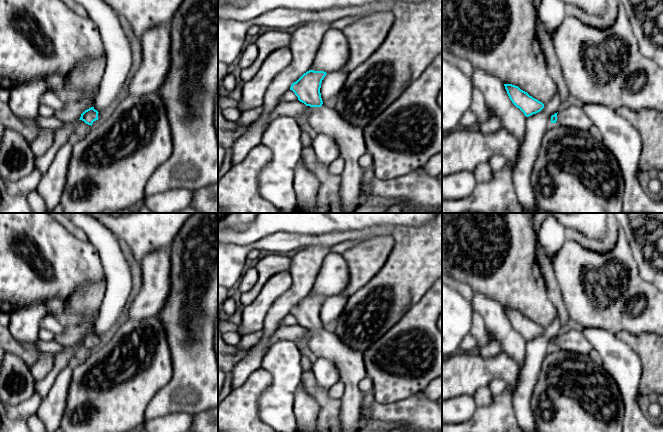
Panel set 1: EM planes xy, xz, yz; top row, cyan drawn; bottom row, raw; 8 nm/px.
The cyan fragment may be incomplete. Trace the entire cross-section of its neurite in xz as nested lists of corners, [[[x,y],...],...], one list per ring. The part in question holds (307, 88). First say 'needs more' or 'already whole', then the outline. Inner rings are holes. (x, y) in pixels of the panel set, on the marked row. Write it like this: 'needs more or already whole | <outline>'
needs more | [[[309,70],[292,83],[290,90],[308,107],[304,120],[306,127],[314,134],[329,135],[337,143],[340,157],[345,161],[339,189],[341,213],[354,213],[358,207],[364,173],[359,160],[367,152],[367,147],[363,130],[322,101],[320,88],[326,74],[324,71]]]

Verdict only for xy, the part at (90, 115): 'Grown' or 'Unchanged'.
Grown

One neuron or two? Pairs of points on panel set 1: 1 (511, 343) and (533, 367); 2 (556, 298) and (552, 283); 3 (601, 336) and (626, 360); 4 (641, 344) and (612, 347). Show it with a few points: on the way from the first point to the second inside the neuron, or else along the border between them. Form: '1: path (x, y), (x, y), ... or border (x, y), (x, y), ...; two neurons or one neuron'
1: border (527, 341), (524, 360), (521, 363); two neurons
2: path (554, 294), (553, 287); one neuron
3: path (607, 342), (620, 355); one neuron
4: border (615, 334), (639, 357), (642, 363); two neurons

